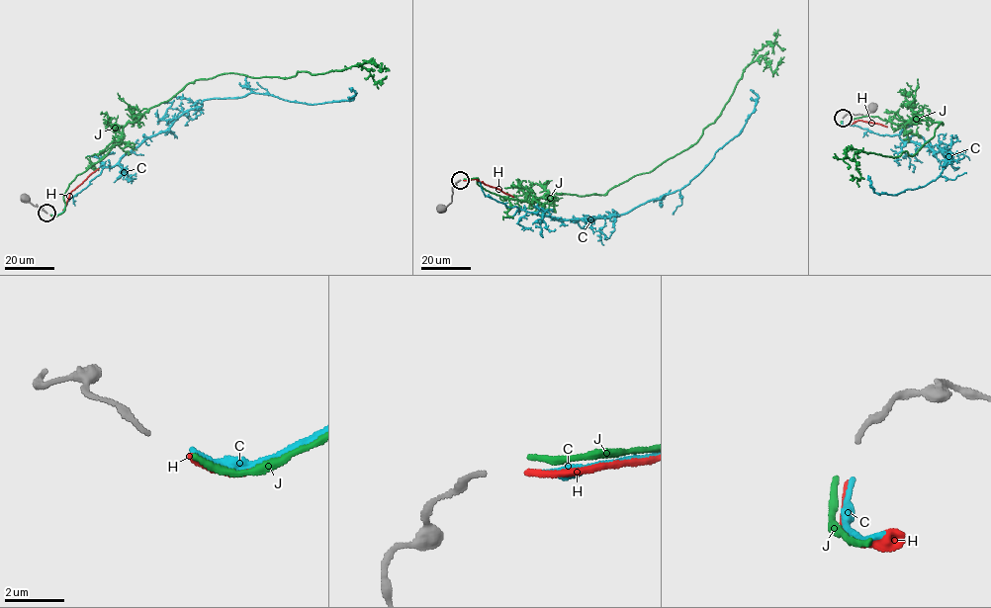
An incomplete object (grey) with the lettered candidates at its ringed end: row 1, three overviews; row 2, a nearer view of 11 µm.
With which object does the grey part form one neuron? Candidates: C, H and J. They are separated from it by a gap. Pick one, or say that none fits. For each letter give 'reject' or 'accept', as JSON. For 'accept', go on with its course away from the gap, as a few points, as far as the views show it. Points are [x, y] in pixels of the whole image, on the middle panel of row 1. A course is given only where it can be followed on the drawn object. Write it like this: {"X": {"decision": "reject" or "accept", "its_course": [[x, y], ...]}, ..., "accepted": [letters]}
{"C": {"decision": "accept", "its_course": [[464, 180], [475, 178], [506, 206], [558, 219], [626, 214], [681, 189], [737, 135], [758, 97], [750, 89]]}, "H": {"decision": "reject"}, "J": {"decision": "reject"}, "accepted": ["C"]}

